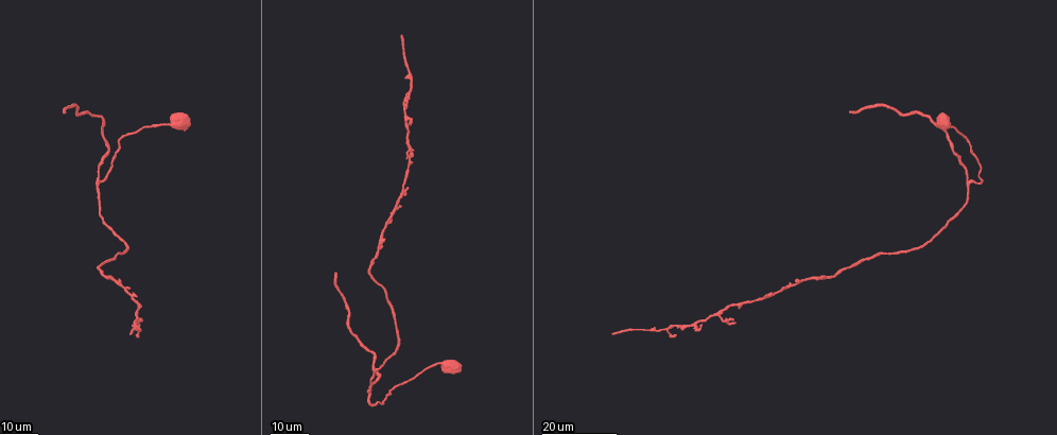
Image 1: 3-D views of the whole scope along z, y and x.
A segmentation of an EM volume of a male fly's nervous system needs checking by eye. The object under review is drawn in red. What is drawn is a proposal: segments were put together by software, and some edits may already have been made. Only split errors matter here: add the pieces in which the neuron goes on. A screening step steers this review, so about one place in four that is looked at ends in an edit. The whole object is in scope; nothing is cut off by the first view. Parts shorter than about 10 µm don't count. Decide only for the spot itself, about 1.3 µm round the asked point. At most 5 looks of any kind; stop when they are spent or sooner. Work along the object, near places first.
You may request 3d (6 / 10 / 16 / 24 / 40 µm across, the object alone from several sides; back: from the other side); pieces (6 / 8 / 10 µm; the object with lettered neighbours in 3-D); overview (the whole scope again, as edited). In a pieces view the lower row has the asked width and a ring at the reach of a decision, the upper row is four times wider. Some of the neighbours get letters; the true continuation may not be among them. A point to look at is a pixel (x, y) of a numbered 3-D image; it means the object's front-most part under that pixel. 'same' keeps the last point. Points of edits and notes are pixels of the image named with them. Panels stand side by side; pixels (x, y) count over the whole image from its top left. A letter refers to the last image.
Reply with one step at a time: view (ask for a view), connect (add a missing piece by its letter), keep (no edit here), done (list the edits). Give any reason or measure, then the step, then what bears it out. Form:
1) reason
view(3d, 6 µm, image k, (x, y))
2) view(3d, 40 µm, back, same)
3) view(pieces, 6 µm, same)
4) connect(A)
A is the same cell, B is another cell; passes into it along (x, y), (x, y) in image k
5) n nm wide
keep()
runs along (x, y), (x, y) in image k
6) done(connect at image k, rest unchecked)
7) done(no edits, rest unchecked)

end of a long branch
view(3d, 24 µm, image 1, (65, 110))

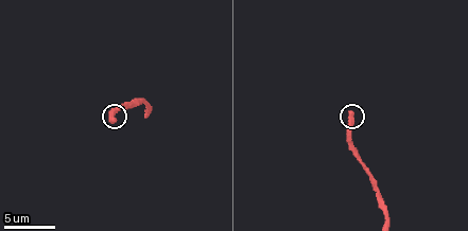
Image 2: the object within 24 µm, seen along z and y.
view(pieces, 8 µm, image 2, (350, 112))

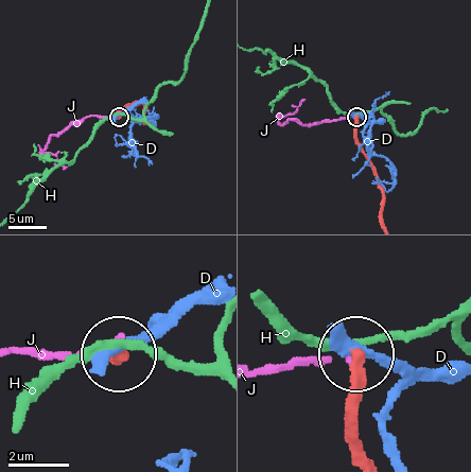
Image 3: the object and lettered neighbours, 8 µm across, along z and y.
keep()
D, H and J are other cells; runs along (382, 217), (382, 191), (356, 139), (355, 117) in image 3; no lettered piece goes on from it

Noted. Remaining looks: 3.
view(3d, 16 µm, image 1, (399, 206))

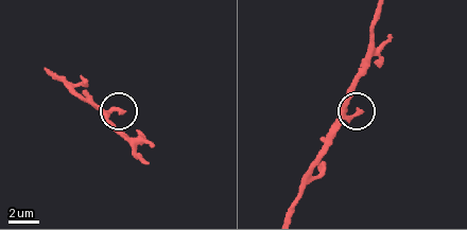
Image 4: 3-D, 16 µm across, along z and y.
view(pieces, 8 µm, image 4, (122, 113))

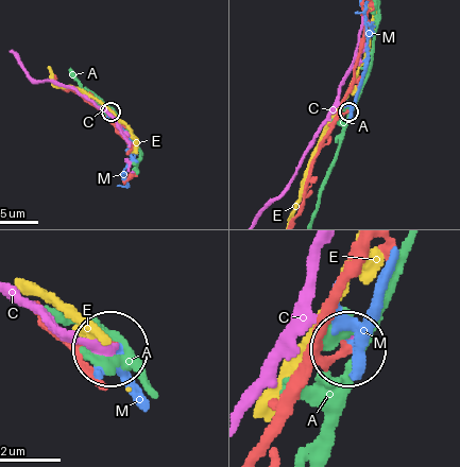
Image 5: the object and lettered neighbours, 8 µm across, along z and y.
keep()
A, C, E and M are other cells; none of them fits

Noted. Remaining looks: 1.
done(no edits, rest unchecked)

